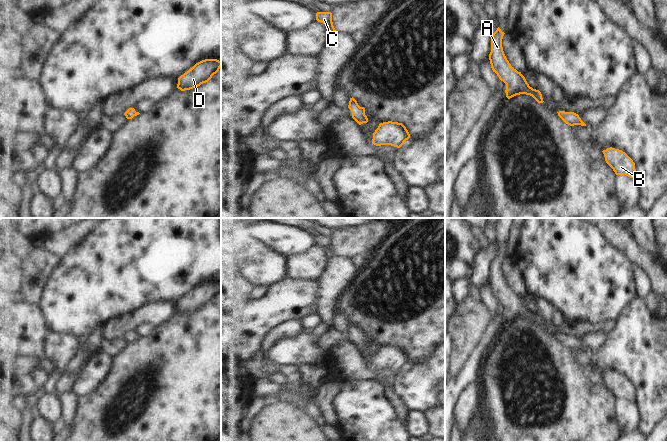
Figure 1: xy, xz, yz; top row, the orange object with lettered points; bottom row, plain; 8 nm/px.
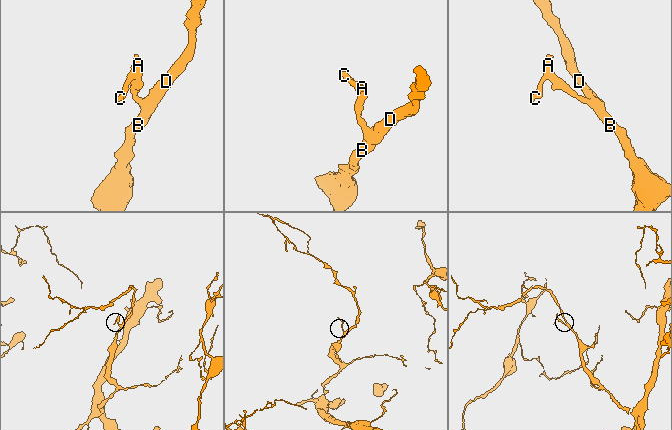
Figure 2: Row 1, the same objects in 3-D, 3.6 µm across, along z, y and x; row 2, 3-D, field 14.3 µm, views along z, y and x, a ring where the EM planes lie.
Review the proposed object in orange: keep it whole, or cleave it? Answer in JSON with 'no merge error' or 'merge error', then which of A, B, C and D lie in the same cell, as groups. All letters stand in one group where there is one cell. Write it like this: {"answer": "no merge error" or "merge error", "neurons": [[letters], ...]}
{"answer": "no merge error", "neurons": [["A", "B", "C", "D"]]}

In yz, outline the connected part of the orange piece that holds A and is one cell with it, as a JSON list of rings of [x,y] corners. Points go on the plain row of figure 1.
[[[499,251],[493,257],[489,284],[493,296],[506,308],[506,321],[510,323],[516,319],[526,318],[532,320],[538,327],[543,327],[541,316],[530,311],[521,296],[514,293],[507,284],[502,271],[504,258]]]

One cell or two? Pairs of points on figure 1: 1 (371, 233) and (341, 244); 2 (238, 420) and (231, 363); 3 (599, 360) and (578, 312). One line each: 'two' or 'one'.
1: one
2: one
3: two

